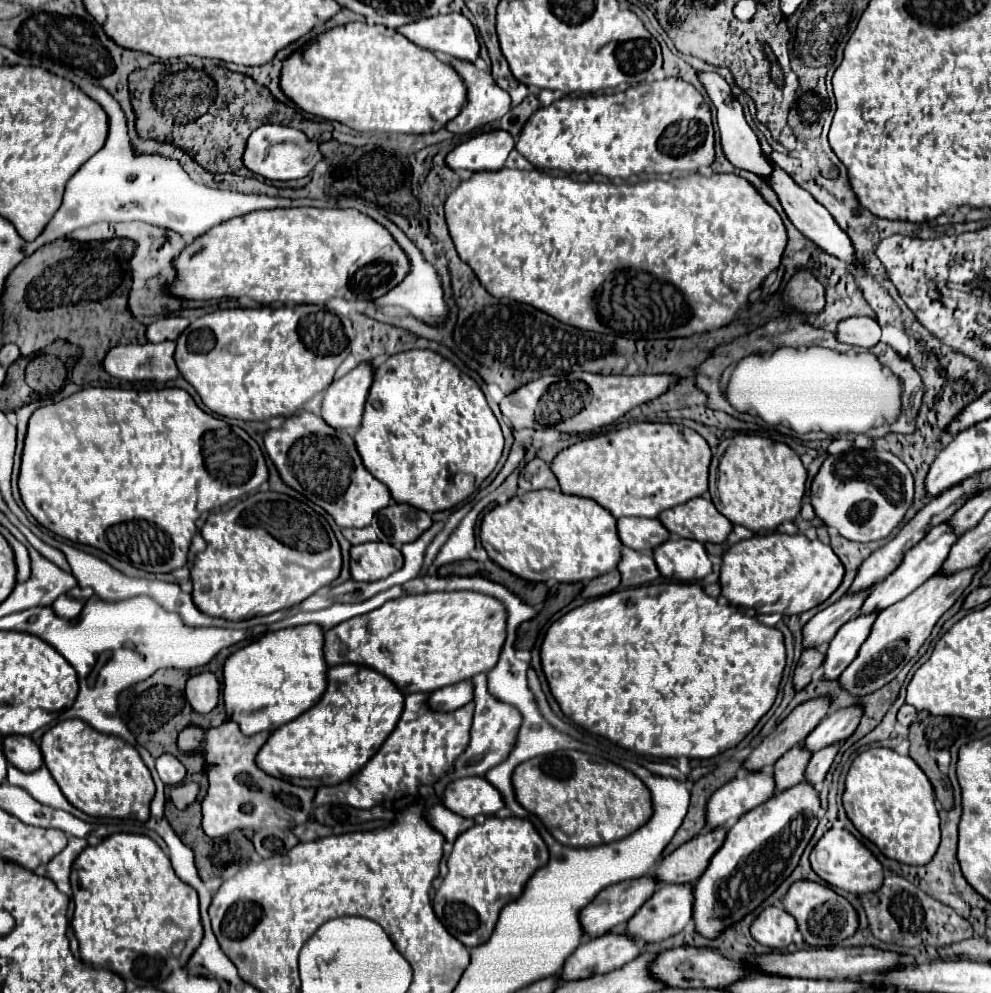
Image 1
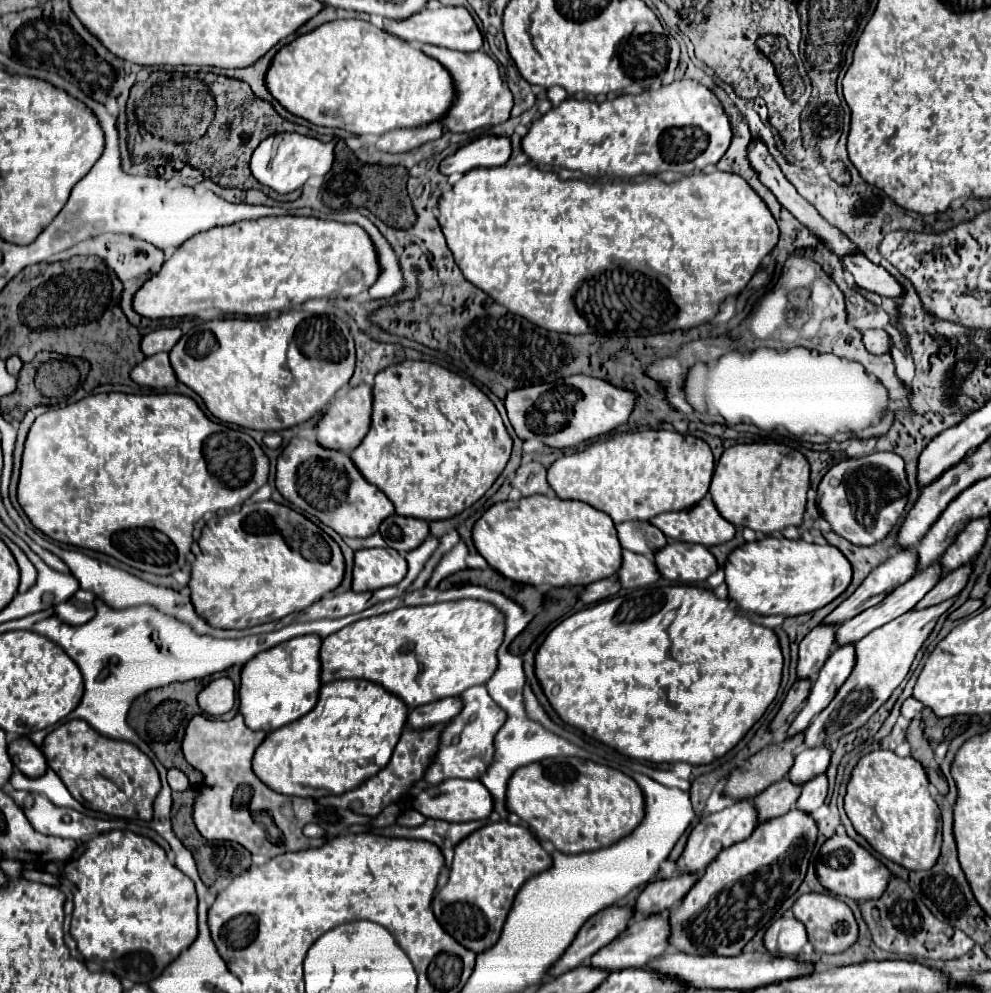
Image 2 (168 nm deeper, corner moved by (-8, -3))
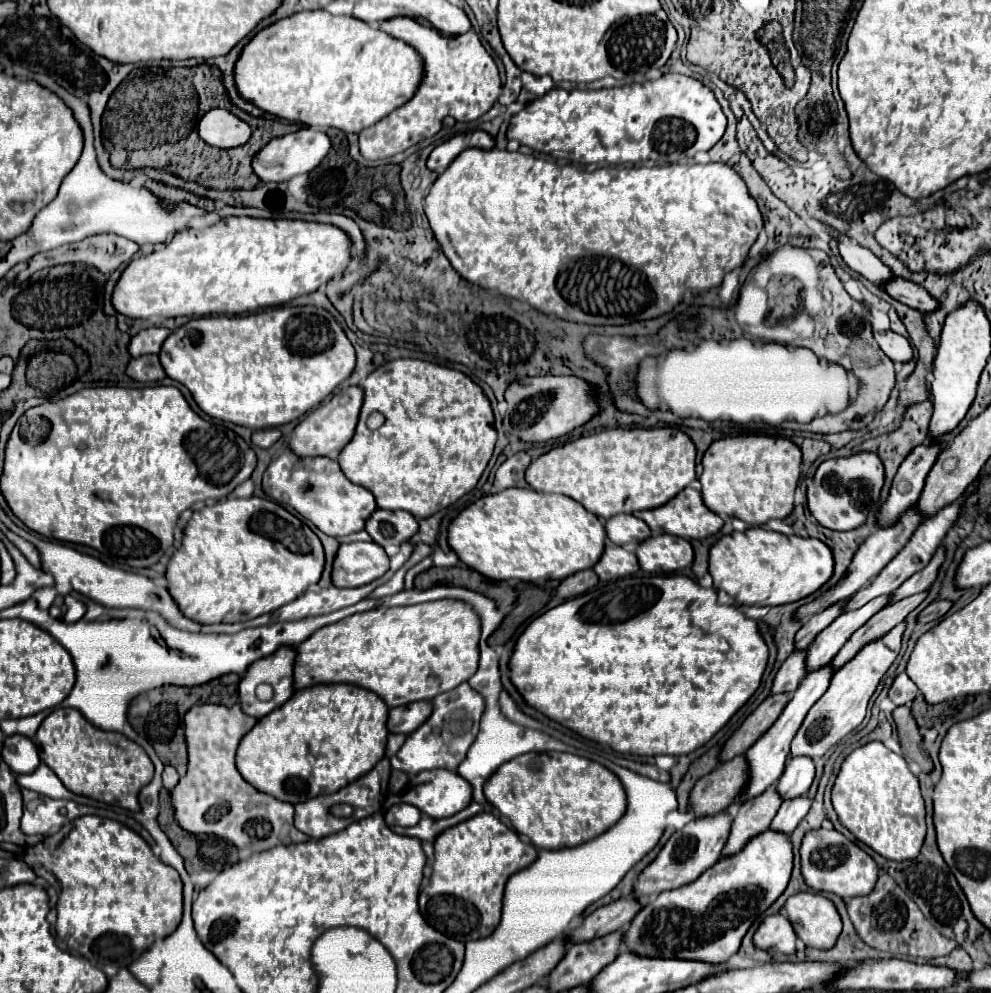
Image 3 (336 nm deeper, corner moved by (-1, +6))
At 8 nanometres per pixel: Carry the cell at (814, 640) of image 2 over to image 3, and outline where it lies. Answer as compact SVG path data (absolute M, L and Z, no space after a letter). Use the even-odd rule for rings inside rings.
M796 650L780 666L780 670L778 670L776 678L774 678L772 694L794 692L804 676L806 676L806 650Z

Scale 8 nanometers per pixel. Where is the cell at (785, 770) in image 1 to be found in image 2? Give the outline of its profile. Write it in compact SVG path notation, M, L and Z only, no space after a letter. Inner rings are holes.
M785 777L777 785L771 785L763 793L759 793L753 799L755 811L759 813L759 823L781 817L783 813L789 813L795 807L795 801L799 799L799 793L801 793L801 787L793 785L789 781L789 777Z

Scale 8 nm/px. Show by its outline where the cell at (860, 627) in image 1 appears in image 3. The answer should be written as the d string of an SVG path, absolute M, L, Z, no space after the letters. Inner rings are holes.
M832 662L820 666L818 670L812 670L810 674L806 674L804 680L800 682L800 688L792 694L792 700L788 702L788 706L786 706L784 712L780 714L780 718L756 740L756 744L754 744L752 748L748 748L746 760L748 760L750 768L752 768L752 776L754 776L754 778L752 778L752 784L748 784L748 788L742 792L740 802L744 802L744 798L758 796L760 792L764 792L764 788L770 788L770 786L778 780L778 776L780 776L782 770L784 770L786 758L788 758L788 754L790 754L790 742L792 742L794 734L798 732L798 728L800 728L800 724L804 722L804 718L806 718L808 710L812 708L812 704L828 690L832 676L834 676L834 666L832 666Z

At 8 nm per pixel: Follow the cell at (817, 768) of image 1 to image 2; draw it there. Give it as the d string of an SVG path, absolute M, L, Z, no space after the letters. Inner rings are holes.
M817 775L815 779L811 779L803 791L801 797L795 803L795 809L803 811L803 813L815 813L823 801L827 797L827 777L825 775Z

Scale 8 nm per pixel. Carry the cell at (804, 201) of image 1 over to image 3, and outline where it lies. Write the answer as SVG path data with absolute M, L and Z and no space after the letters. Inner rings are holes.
M894 276L892 280L888 280L884 286L882 286L894 300L910 306L910 308L916 308L920 312L930 312L936 308L936 300L932 300L932 296L920 288L918 284L914 282L908 282L900 276Z

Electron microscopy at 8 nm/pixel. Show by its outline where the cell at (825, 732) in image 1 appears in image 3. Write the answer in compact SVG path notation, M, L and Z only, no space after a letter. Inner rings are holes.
M790 756L776 788L784 800L796 798L808 792L812 780L814 780L814 760L808 756Z

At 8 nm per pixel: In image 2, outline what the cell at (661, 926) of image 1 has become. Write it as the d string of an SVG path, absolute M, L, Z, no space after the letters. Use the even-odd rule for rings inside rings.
M651 915L651 917L639 917L631 919L627 929L619 933L609 945L599 949L589 965L595 965L595 969L611 969L613 971L623 971L623 969L643 969L649 959L659 957L667 949L667 937L669 937L669 923L661 915Z

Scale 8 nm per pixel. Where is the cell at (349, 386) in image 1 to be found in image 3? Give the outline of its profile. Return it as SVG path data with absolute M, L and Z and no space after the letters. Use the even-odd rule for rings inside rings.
M350 386L334 394L328 402L322 402L294 428L290 448L298 456L328 456L334 450L342 450L354 436L354 428L358 424L358 414L362 408L362 396L364 390L360 386Z

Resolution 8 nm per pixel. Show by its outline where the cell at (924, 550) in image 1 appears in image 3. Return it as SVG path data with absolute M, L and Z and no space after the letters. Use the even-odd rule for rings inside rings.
M892 594L878 596L858 610L840 614L830 626L826 626L808 648L808 672L812 672L812 668L818 668L820 664L828 664L828 660L832 660L838 654L838 650L844 646L844 642L860 626L864 626L868 622L868 618L872 618L876 612L880 612L884 606L888 606L890 596Z

